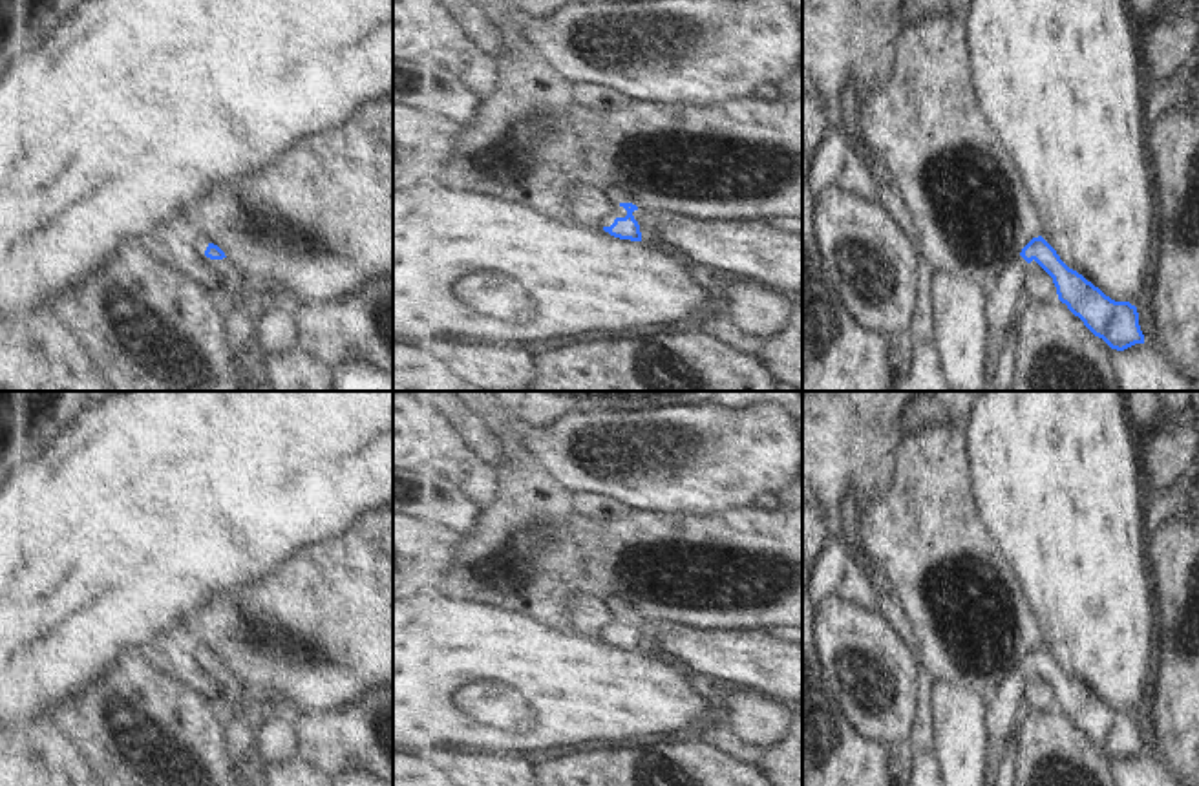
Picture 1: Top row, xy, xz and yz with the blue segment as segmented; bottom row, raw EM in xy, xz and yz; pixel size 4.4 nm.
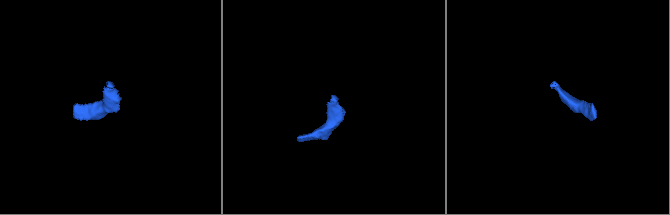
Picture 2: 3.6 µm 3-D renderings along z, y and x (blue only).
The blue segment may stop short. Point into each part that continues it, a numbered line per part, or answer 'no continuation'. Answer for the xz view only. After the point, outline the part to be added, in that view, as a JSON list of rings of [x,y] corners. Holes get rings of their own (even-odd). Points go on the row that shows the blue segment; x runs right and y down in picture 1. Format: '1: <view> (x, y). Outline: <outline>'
1: xz (618, 194). Outline: [[[609,188],[607,190],[609,196],[620,205],[620,203],[632,203],[636,205],[636,199],[631,192],[623,190],[623,188]]]

